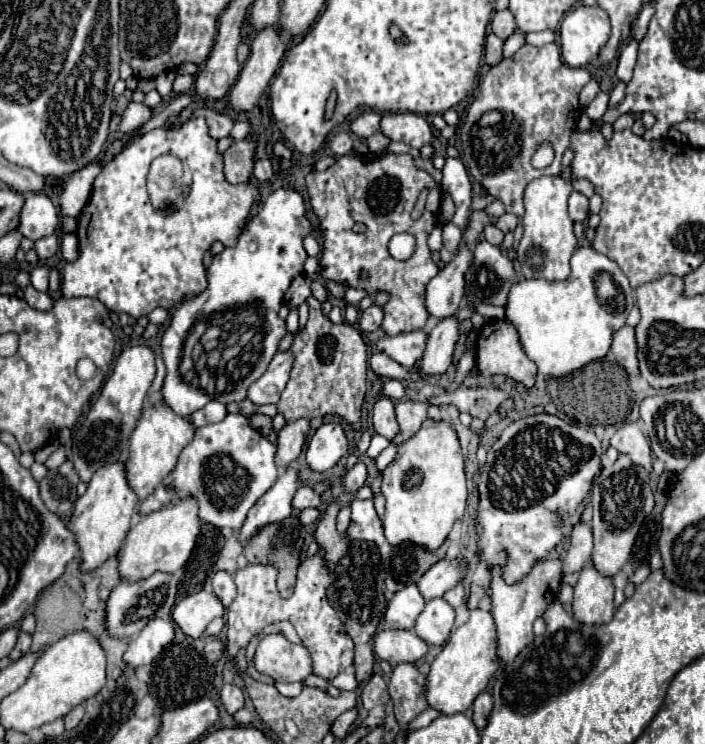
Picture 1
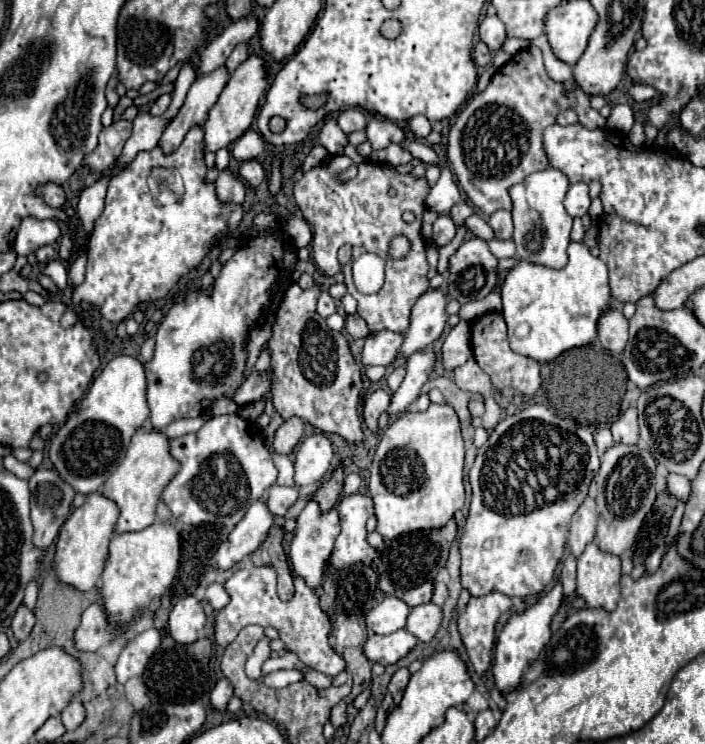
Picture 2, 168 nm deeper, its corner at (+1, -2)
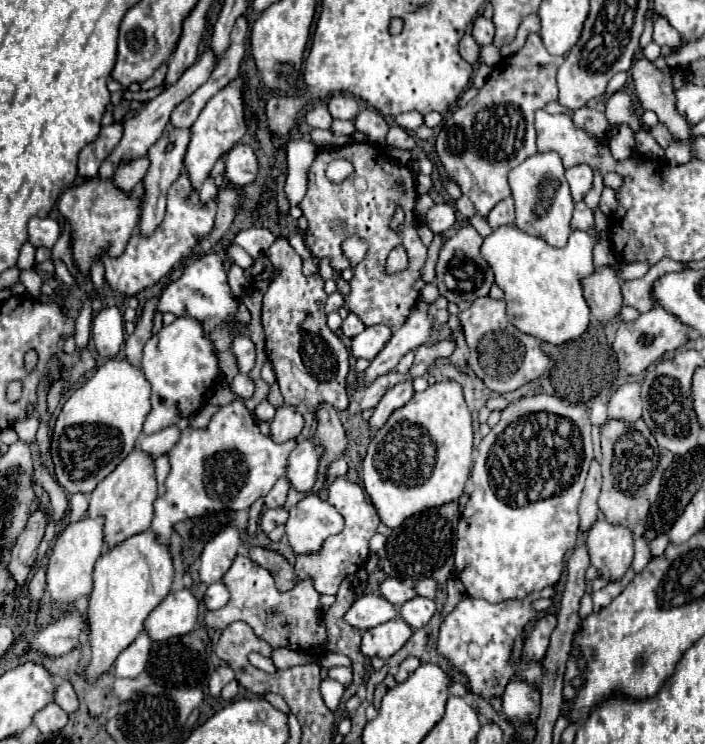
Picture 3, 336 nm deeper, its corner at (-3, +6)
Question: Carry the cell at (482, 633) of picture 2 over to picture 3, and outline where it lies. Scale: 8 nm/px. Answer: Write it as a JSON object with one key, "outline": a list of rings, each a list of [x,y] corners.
{"outline":[[[546,588],[540,592],[530,592],[526,598],[502,600],[496,604],[490,604],[482,598],[464,596],[458,602],[458,606],[442,622],[440,638],[438,638],[438,652],[446,656],[456,670],[464,672],[470,678],[472,692],[484,698],[500,696],[514,674],[522,674],[530,684],[540,686],[540,678],[542,678],[540,664],[514,660],[512,648],[514,648],[516,638],[522,636],[524,628],[532,620],[536,620],[536,610],[532,608],[532,602],[536,598],[550,598],[552,594],[554,590]]]}

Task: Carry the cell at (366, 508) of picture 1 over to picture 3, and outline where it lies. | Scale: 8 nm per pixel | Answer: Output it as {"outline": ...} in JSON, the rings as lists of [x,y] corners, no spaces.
{"outline":[[[336,478],[330,488],[328,488],[328,502],[332,506],[336,506],[336,510],[344,516],[344,530],[336,536],[330,536],[322,550],[318,554],[312,554],[312,556],[296,556],[296,576],[298,578],[312,578],[314,580],[314,588],[320,592],[320,594],[336,594],[338,592],[338,586],[340,582],[344,580],[344,576],[348,574],[354,574],[358,568],[362,568],[370,556],[370,548],[368,548],[368,542],[370,538],[376,534],[376,528],[380,524],[380,518],[378,518],[378,512],[374,508],[374,504],[368,500],[366,492],[346,480],[346,478]]]}

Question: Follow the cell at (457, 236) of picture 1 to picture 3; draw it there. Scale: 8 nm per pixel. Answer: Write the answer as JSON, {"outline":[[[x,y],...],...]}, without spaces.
{"outline":[[[440,202],[440,204],[434,204],[428,214],[426,214],[426,226],[434,232],[434,234],[442,234],[446,232],[448,228],[452,228],[456,222],[456,212],[450,204],[446,202]]]}

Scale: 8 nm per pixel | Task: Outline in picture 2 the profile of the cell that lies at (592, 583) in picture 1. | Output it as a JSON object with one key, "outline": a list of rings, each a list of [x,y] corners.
{"outline":[[[592,540],[582,552],[582,556],[578,558],[578,590],[576,592],[580,594],[580,598],[586,600],[590,608],[602,606],[606,610],[614,610],[620,598],[620,558],[600,550],[596,540]]]}

